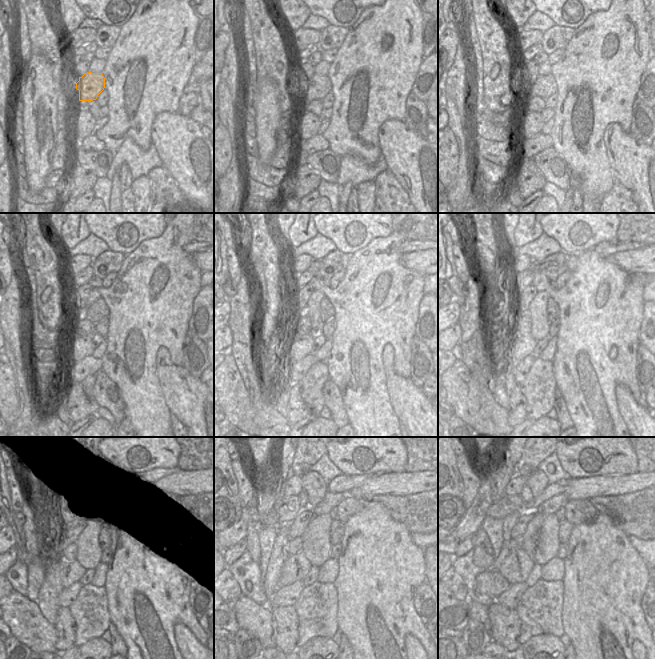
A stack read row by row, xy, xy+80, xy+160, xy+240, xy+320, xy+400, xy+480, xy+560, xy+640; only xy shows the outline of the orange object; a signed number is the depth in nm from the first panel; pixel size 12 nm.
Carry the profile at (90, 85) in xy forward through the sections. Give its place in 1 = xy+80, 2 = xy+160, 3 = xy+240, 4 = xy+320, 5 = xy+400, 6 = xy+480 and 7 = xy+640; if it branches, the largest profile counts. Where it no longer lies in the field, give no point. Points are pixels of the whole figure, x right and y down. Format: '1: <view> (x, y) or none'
1: xy+80 (316, 88)
2: xy+160 (544, 86)
3: xy+240 (98, 311)
4: xy+320 (327, 312)
5: xy+400 (553, 312)
6: xy+480 (107, 533)
7: xy+640 (565, 527)

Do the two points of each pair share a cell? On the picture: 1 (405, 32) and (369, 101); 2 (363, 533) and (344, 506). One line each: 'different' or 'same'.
1: same
2: different

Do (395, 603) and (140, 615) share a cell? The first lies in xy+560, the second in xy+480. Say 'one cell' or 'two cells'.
one cell

